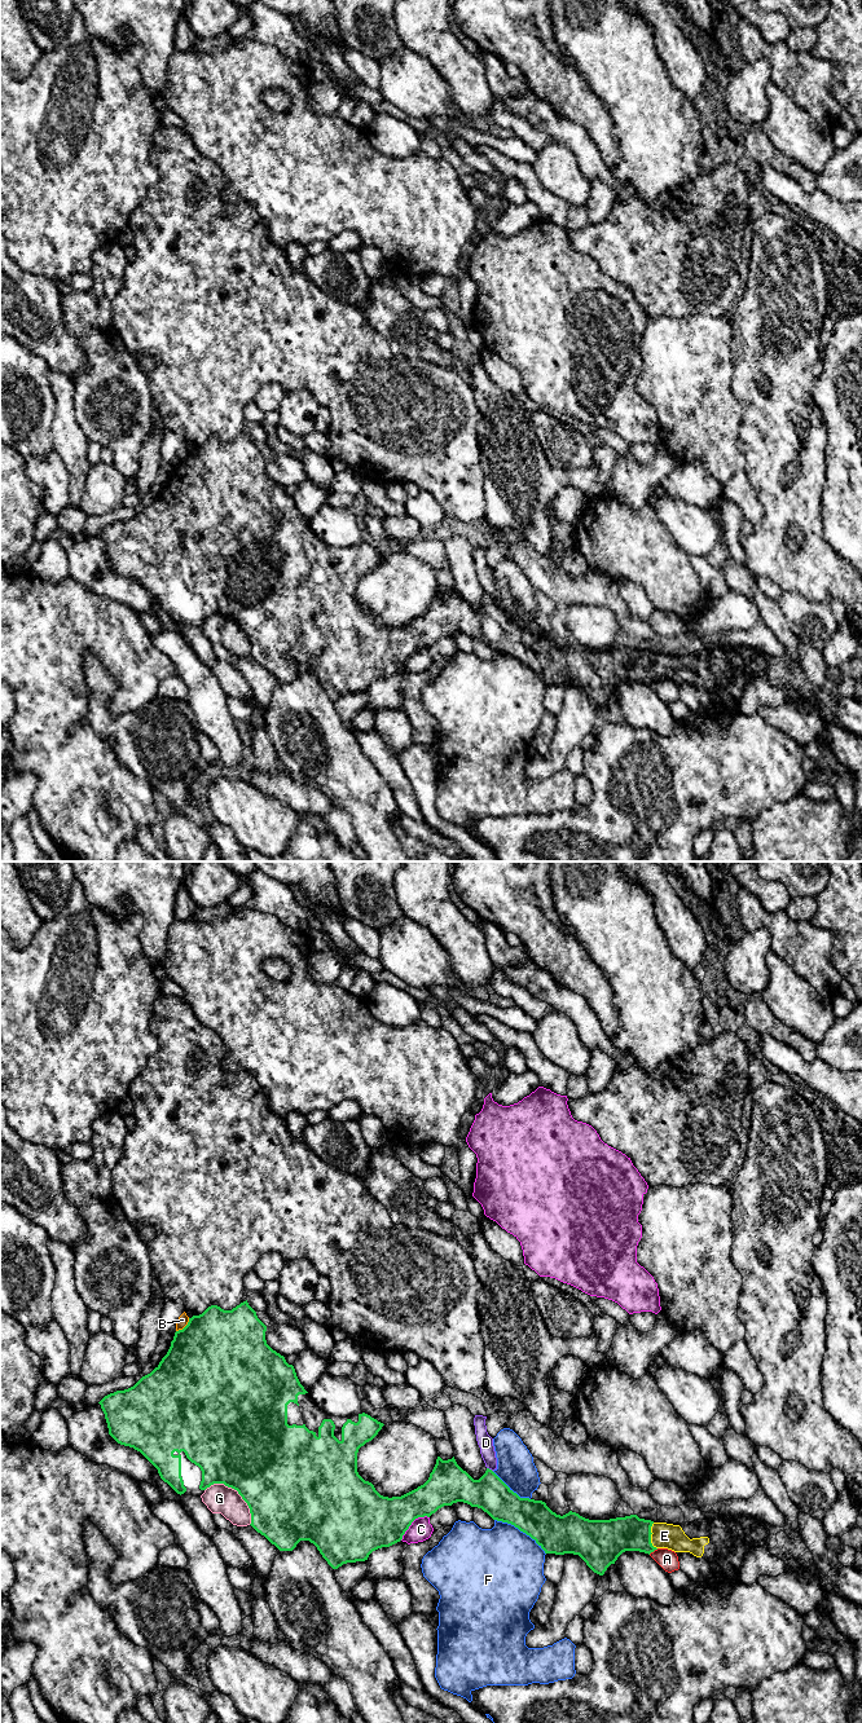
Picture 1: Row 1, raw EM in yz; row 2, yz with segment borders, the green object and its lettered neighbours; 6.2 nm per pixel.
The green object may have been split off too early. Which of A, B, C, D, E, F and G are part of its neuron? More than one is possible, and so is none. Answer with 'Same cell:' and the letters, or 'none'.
Same cell: E

